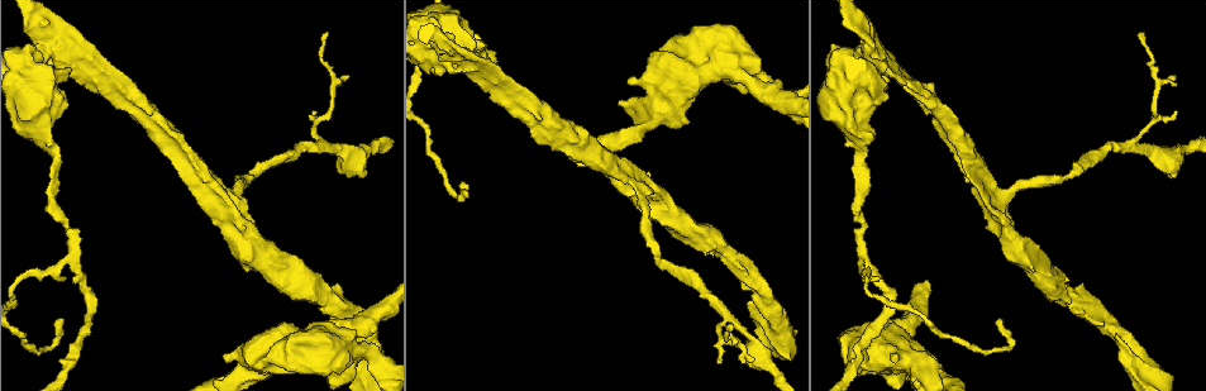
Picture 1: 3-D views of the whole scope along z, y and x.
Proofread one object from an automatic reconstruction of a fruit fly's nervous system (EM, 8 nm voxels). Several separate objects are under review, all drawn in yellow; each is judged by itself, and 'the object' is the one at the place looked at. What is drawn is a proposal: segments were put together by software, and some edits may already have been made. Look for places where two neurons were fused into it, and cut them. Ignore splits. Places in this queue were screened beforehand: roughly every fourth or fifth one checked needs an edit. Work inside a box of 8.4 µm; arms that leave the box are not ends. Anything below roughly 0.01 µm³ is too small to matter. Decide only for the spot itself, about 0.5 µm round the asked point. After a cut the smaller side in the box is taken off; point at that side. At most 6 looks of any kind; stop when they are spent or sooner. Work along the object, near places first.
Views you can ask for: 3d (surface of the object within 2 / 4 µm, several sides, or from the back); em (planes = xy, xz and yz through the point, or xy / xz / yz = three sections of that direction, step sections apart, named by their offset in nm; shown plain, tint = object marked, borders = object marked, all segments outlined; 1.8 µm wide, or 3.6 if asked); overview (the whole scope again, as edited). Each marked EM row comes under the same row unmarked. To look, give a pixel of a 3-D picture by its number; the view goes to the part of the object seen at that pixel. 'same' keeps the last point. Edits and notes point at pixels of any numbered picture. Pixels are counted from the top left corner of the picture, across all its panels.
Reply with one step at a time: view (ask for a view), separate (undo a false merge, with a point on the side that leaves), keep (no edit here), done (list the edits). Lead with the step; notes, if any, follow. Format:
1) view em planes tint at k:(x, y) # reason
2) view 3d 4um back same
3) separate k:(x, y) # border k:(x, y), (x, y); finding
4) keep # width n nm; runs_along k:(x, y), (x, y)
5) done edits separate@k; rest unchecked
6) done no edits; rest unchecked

view em planes tint at 1:(631, 176) # two arms in line, one across

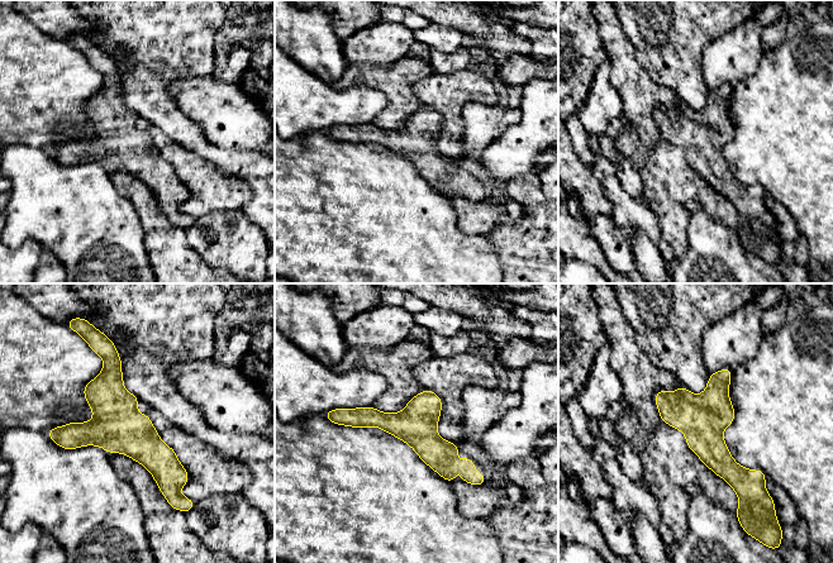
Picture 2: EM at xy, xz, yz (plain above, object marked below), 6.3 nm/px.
keep # continuous, no second neuron

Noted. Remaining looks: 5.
view 3d 2um at 1:(864, 259) # a fork

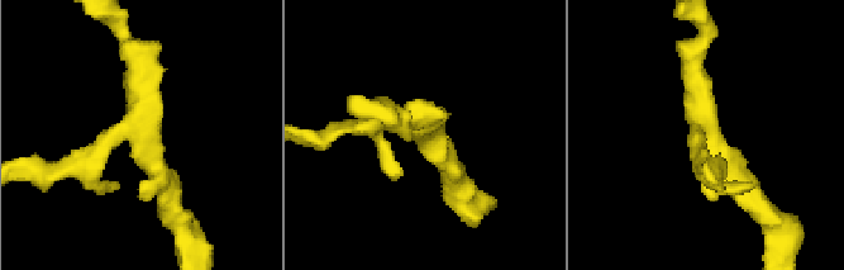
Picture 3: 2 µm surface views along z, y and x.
view em xy step 8 tint at 3:(421, 124) # arms 3; shape alone is not enough

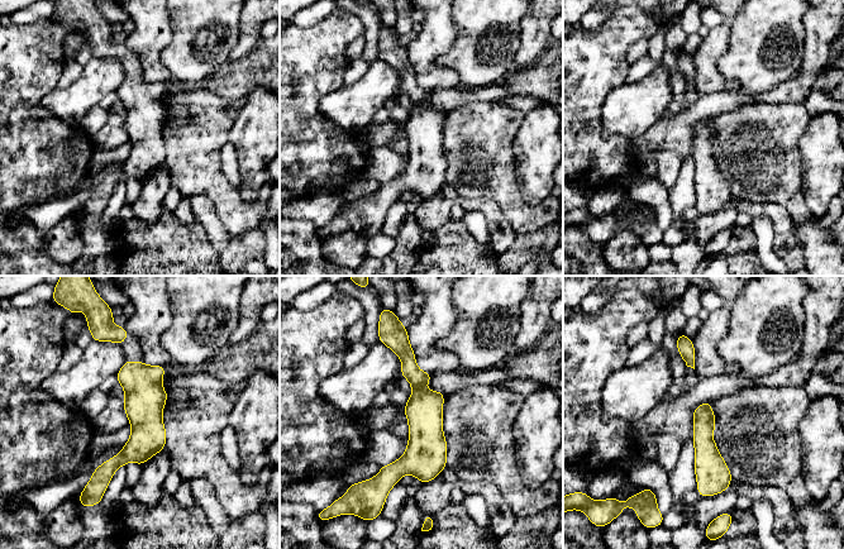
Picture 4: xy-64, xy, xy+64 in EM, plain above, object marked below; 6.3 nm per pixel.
keep # continuous, no second neuron

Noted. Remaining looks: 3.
view 3d 4um at 1:(457, 56) # calibre changes

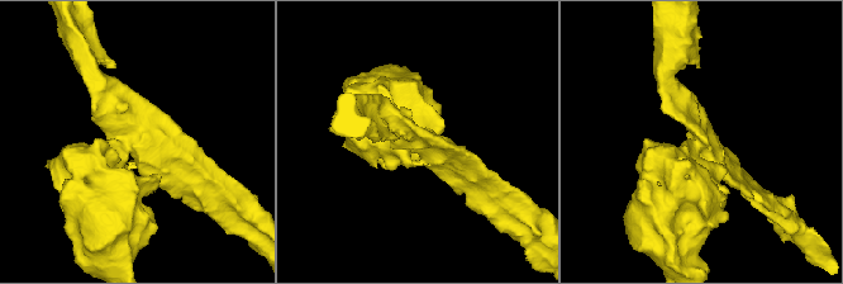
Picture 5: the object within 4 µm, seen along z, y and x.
view em planes tint at 5:(420, 145)

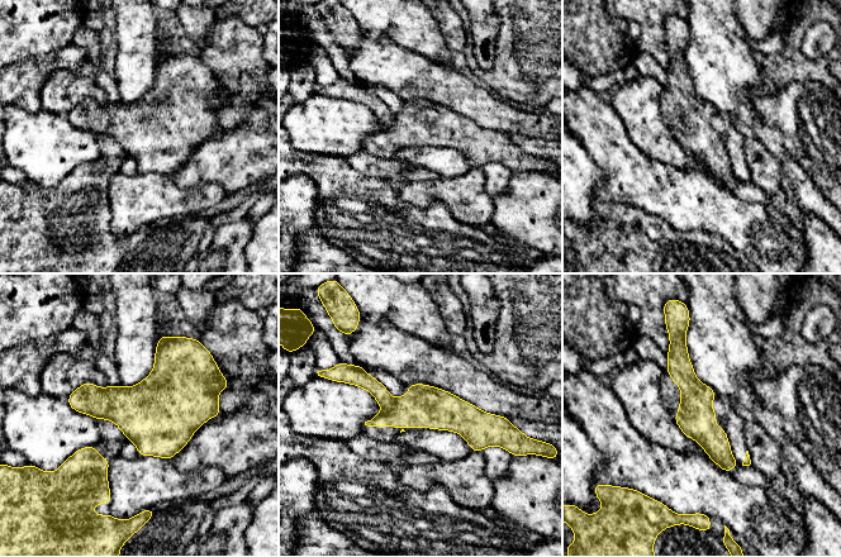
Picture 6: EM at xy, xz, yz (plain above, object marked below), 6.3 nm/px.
separate 6:(364, 380) # width 240 nm; two neurons meet here

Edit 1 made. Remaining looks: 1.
done edits separate@6; rest unchecked

